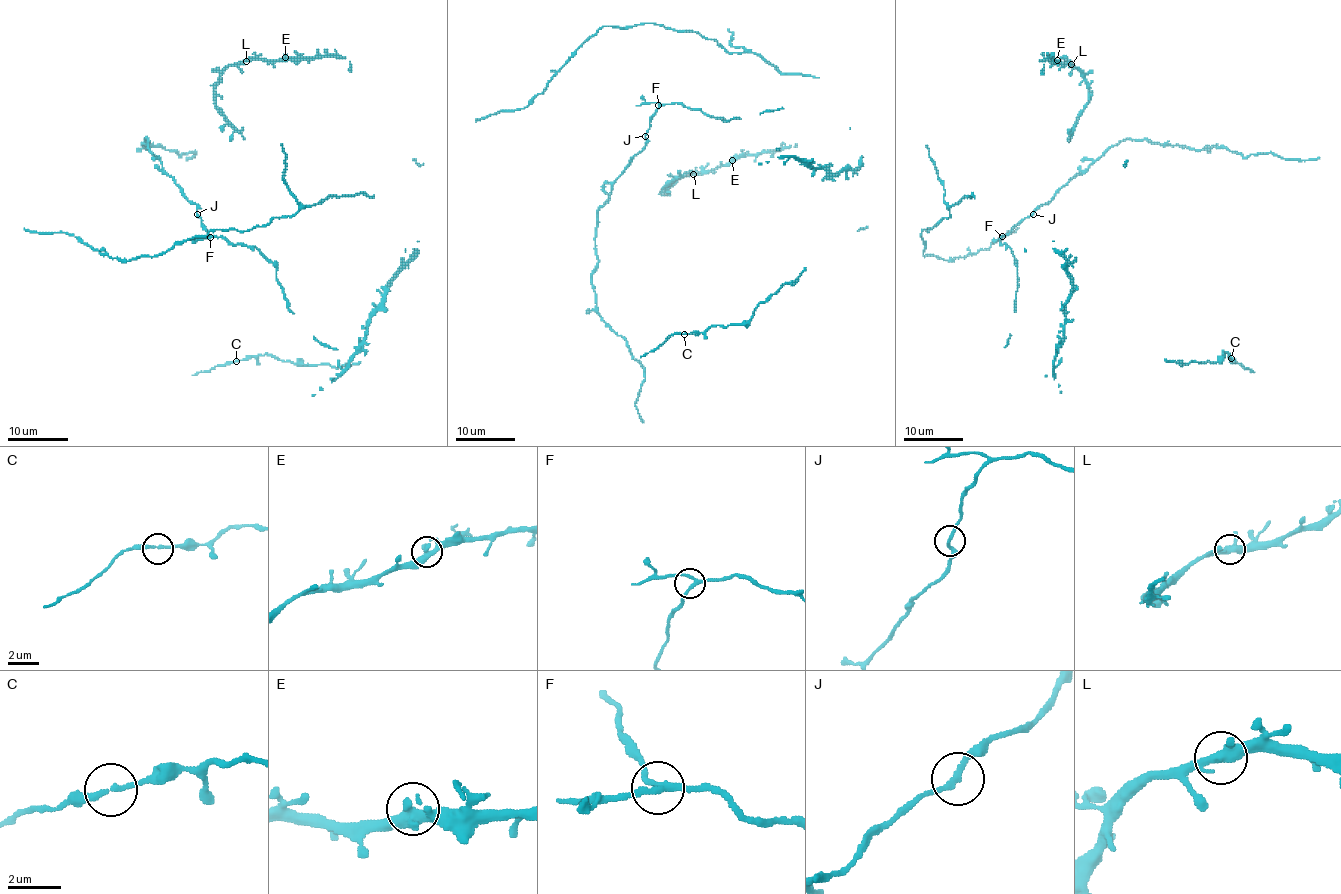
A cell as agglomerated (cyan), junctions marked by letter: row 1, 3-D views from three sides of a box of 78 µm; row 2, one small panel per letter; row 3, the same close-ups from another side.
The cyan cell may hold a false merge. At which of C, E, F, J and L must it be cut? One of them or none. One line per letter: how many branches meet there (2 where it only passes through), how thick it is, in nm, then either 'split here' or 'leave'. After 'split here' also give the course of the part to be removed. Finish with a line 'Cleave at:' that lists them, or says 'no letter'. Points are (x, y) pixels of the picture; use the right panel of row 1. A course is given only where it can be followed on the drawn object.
C: 2 branches meet; 200 nm thick; leave
E: 3 branches meet; 360 nm thick; leave
F: 3 branches meet; 220 nm thick; leave
J: 2 branches meet; 220 nm thick; leave
L: 3 branches meet; 360 nm thick; leave
Cleave at: no letter

